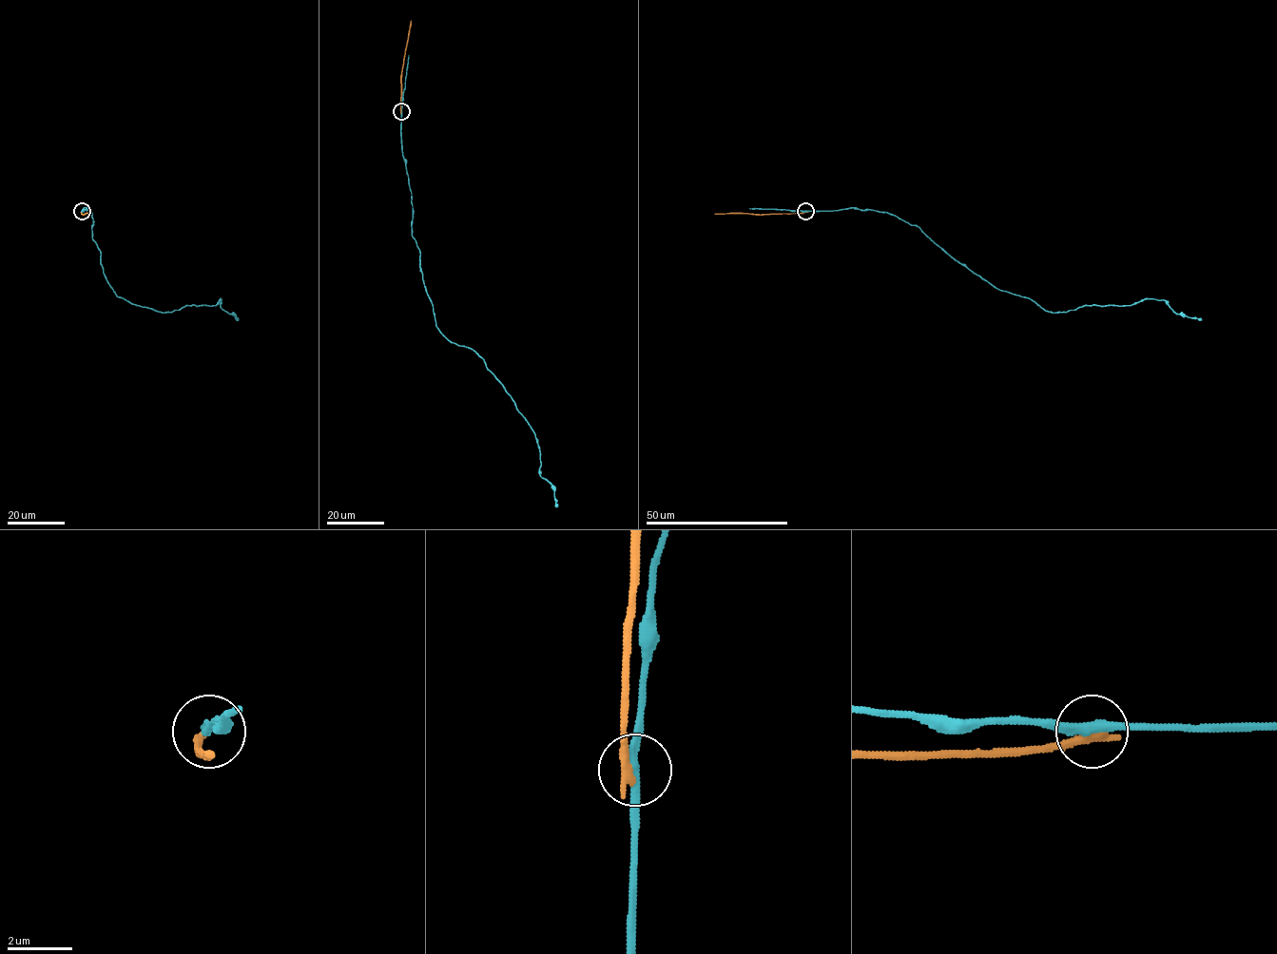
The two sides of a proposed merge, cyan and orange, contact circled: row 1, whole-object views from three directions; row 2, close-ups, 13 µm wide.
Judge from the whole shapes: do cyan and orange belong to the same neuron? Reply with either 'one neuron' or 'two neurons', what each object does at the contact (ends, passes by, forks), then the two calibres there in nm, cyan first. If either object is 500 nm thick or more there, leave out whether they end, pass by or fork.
two neurons; cyan passes by; orange ends there; 240 nm thick on the cyan side, 320 nm on the other

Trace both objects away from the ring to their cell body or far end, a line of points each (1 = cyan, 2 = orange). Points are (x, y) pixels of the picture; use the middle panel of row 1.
1: (401, 110), (412, 236), (437, 329), (471, 348), (511, 396), (533, 431), (539, 475), (551, 485), (556, 507)
2: (400, 110), (401, 69), (411, 20)

